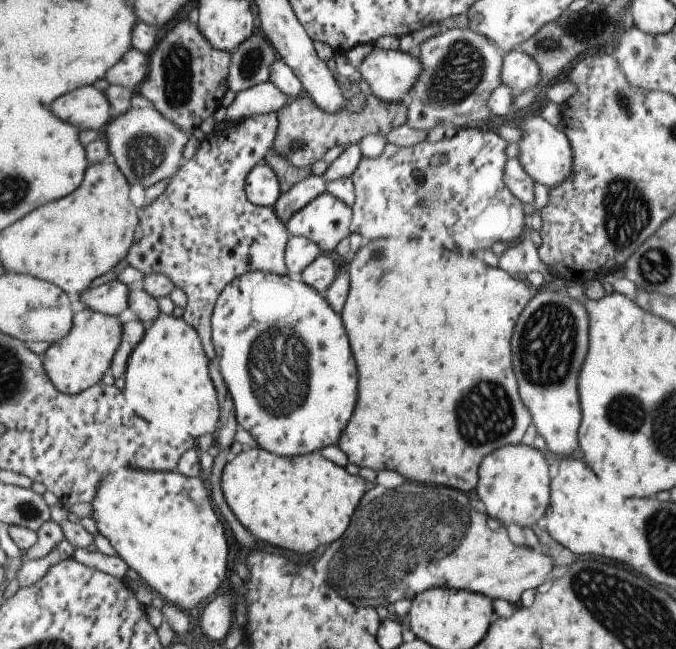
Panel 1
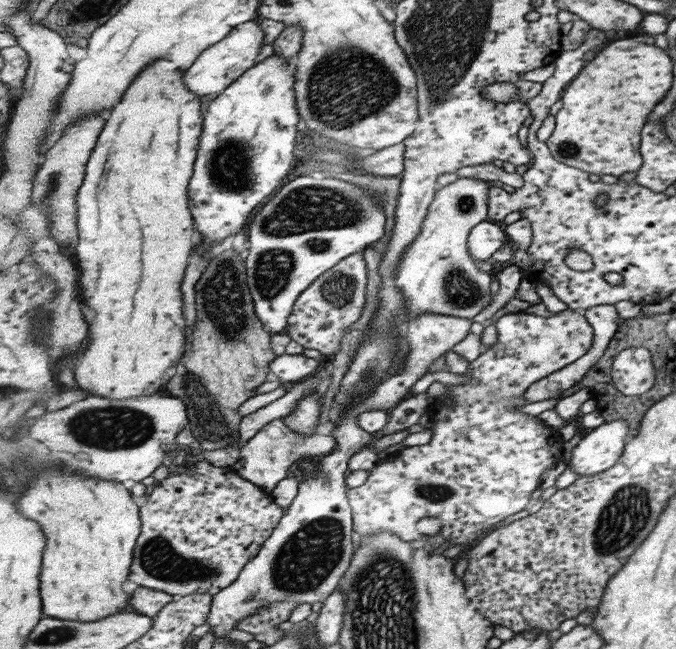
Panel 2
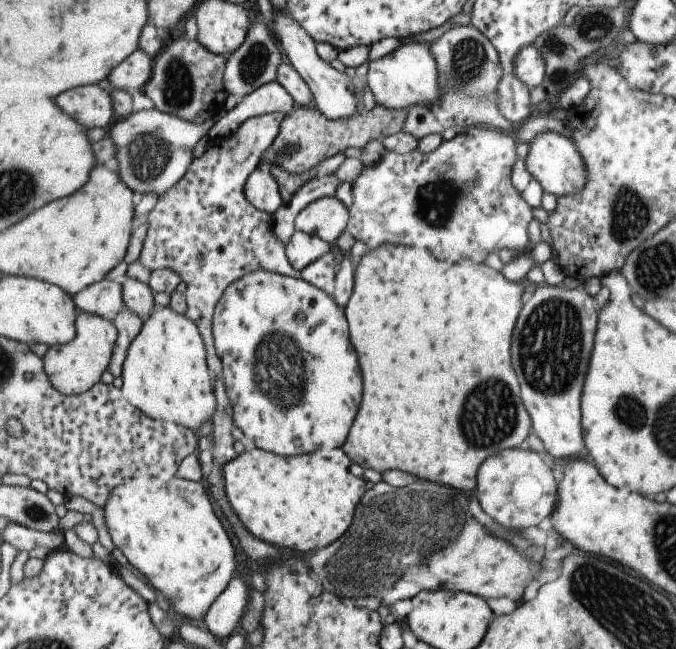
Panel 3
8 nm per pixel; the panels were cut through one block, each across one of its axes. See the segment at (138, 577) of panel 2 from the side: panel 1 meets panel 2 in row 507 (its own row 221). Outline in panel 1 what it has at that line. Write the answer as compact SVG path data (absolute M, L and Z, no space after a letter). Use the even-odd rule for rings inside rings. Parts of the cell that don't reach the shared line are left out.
M276 112L246 118L228 129L217 124L205 135L194 156L184 161L179 172L155 202L151 206L143 207L143 218L139 226L141 235L126 258L129 266L141 270L145 276L155 273L169 276L177 288L185 291L188 305L183 318L201 335L201 342L204 342L210 361L218 358L213 338L212 316L217 301L227 286L236 278L253 271L265 271L281 276L289 272L285 262L285 250L291 236L285 222L281 222L275 206L257 206L249 200L246 193L249 172L257 164L266 161L275 144L279 128L280 115Z

